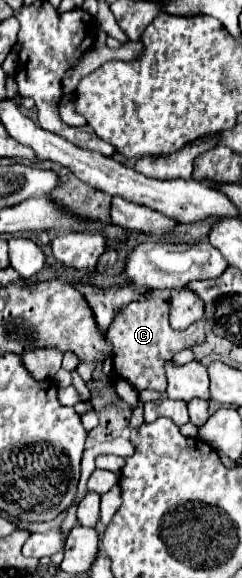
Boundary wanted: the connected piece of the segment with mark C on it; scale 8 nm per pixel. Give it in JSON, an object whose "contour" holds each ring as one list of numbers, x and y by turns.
{"contour":[[154,296,144,302,140,300,130,302,126,310,122,310,116,316,116,320,112,322,106,334,106,338,112,344,112,362,114,362,116,374,124,378,126,382,130,382,136,390,150,388,160,394,164,394,166,390,166,376,164,376,162,364,170,360,176,352,190,348,198,342,204,342,204,336,206,336,204,320,194,322,182,332,172,330,168,324,168,300,154,298]]}

